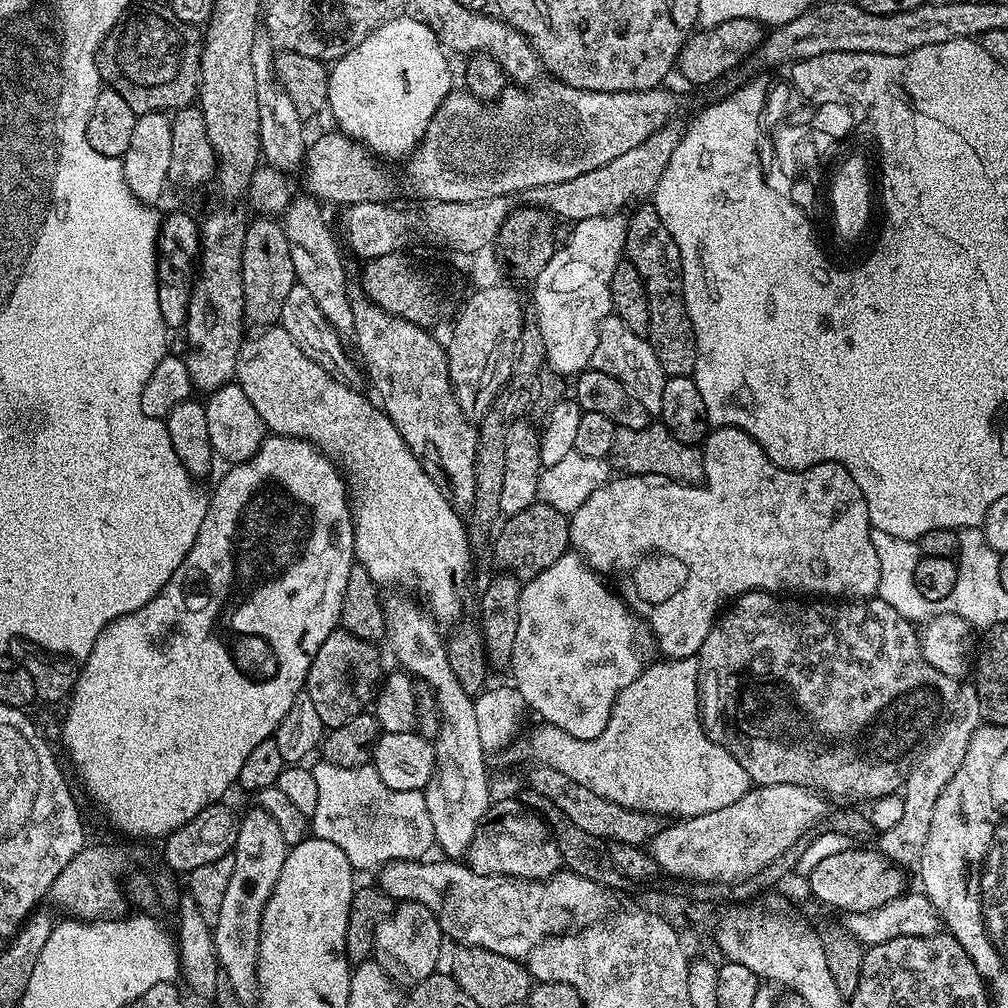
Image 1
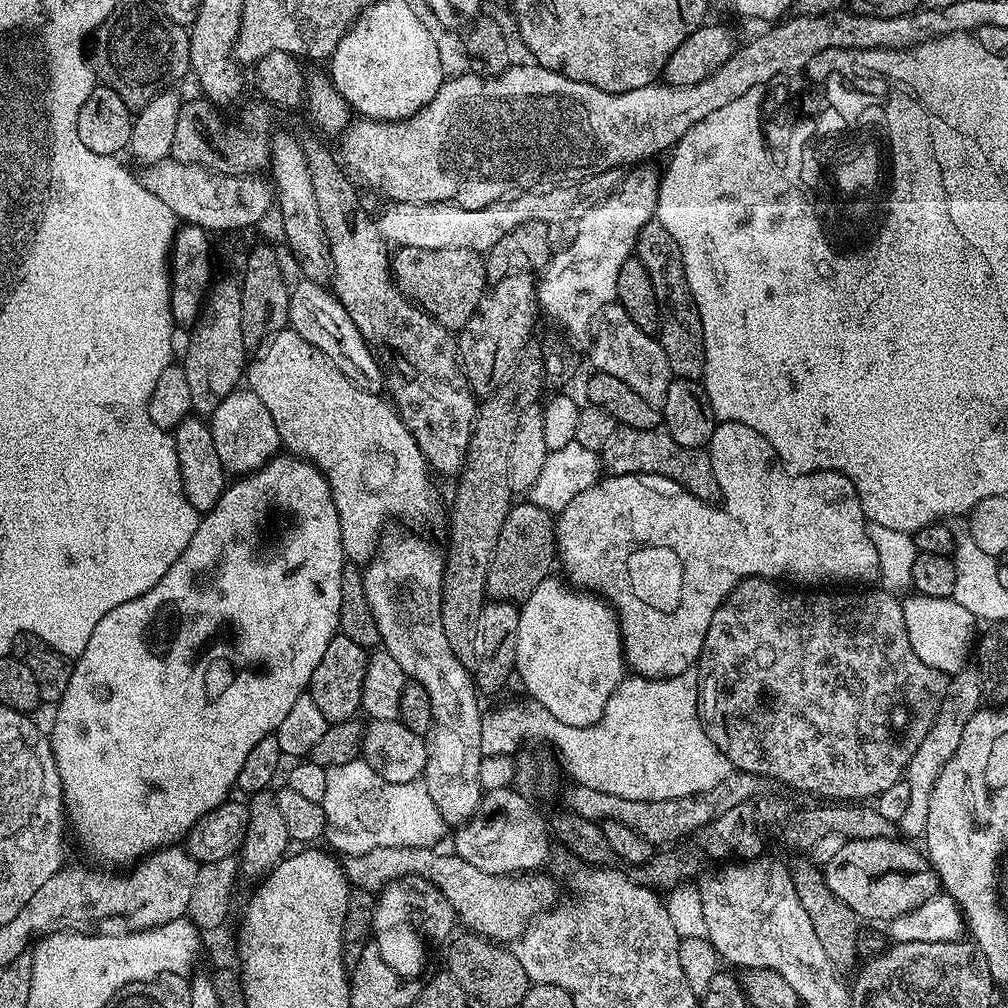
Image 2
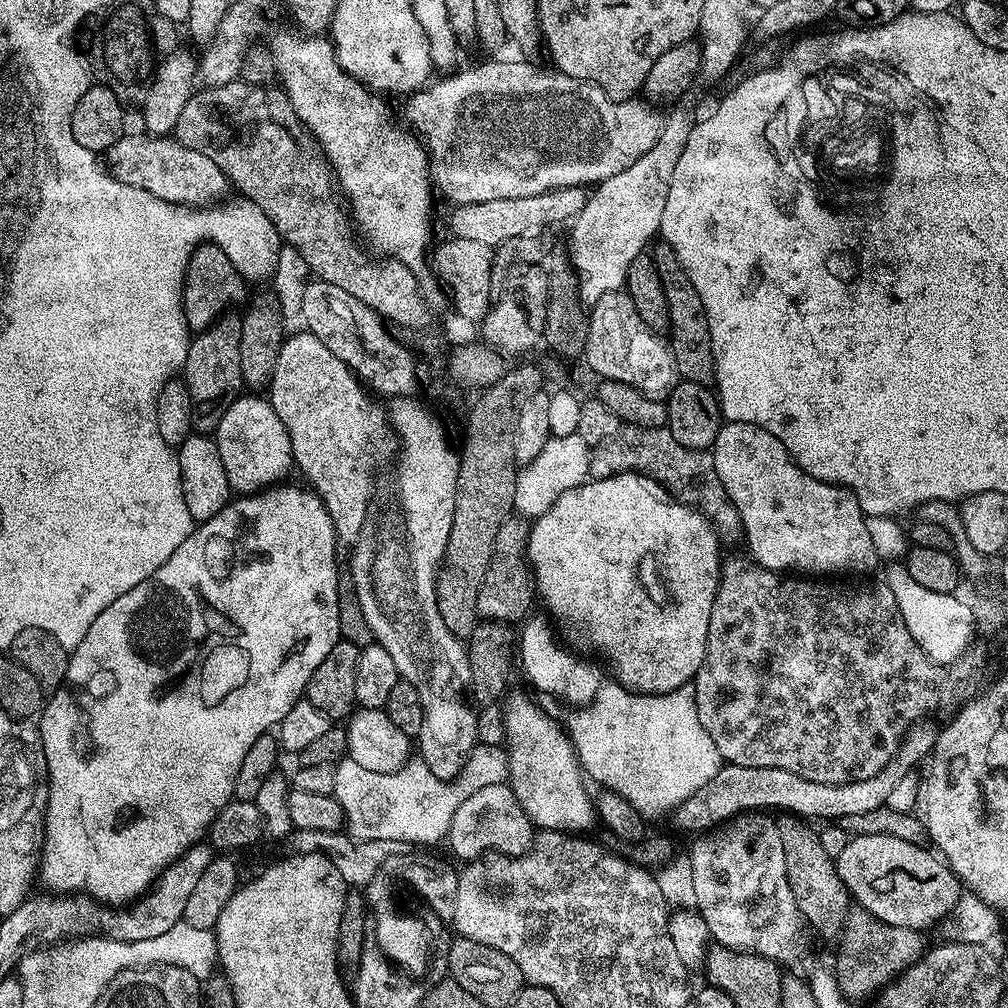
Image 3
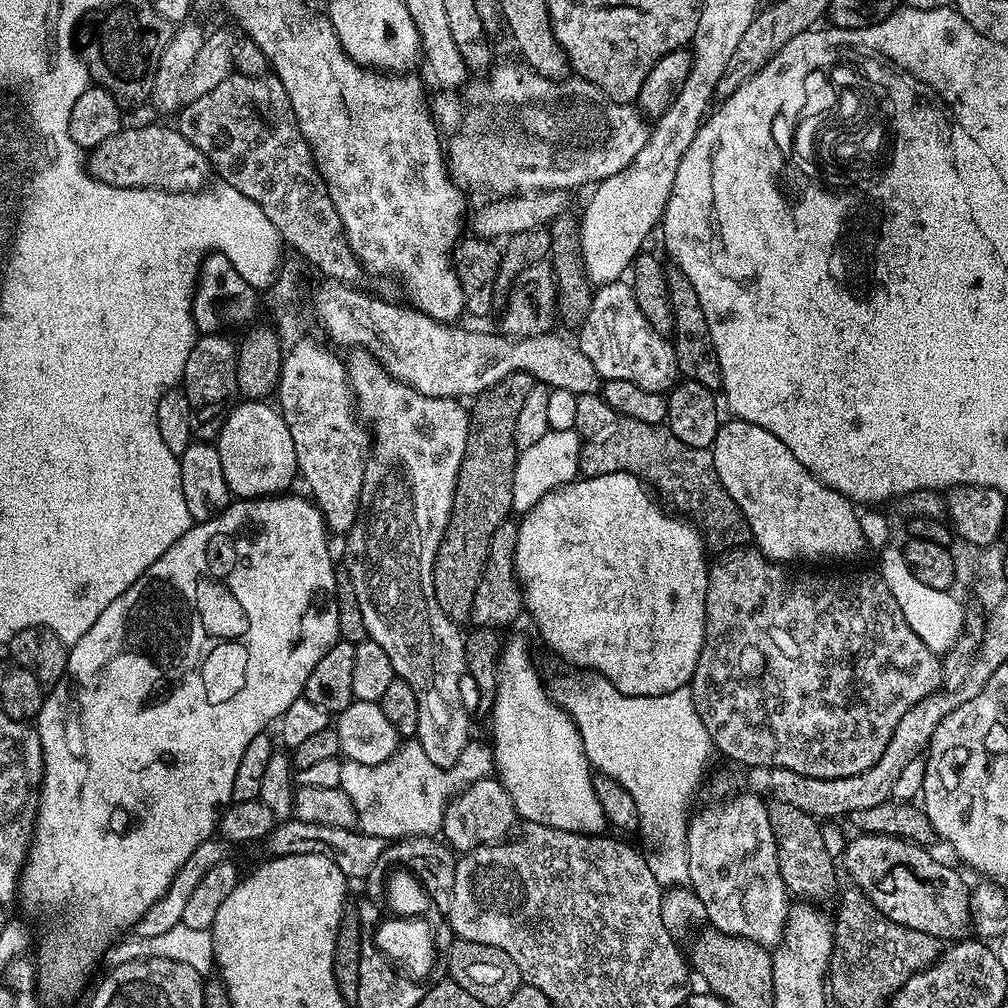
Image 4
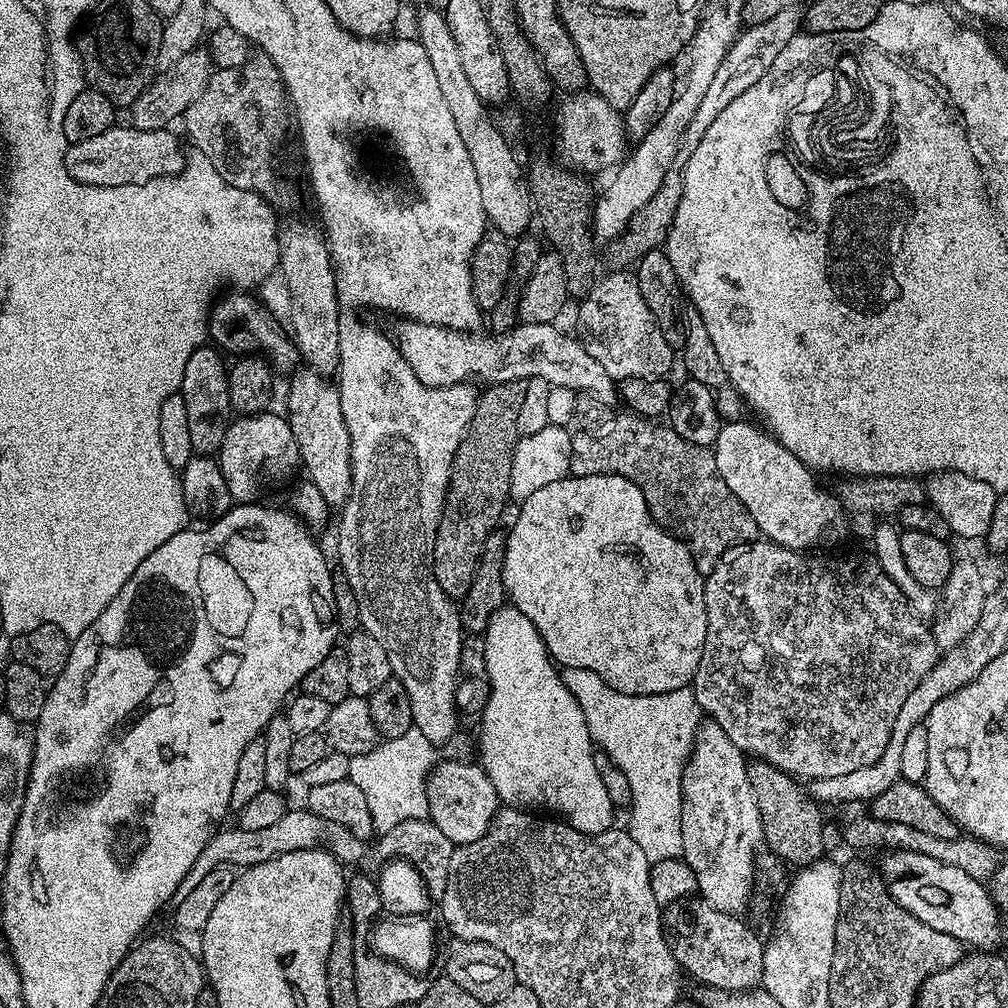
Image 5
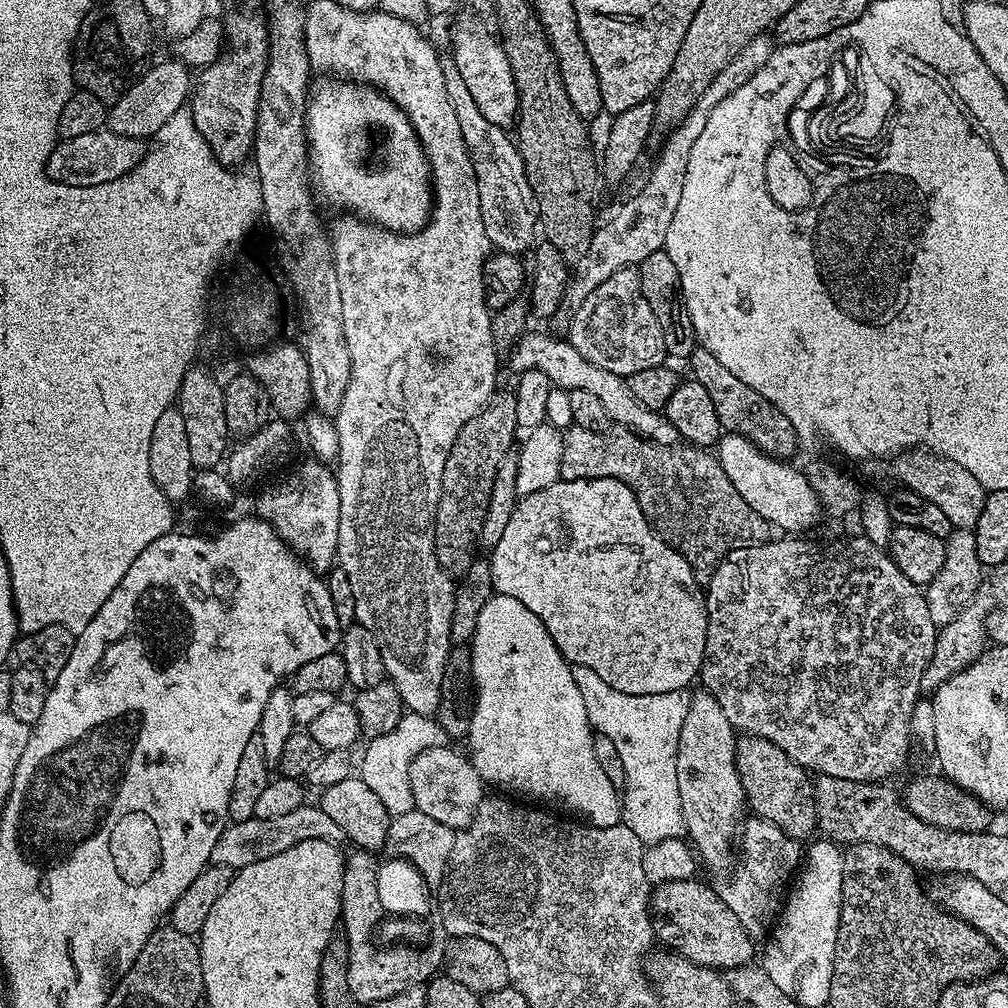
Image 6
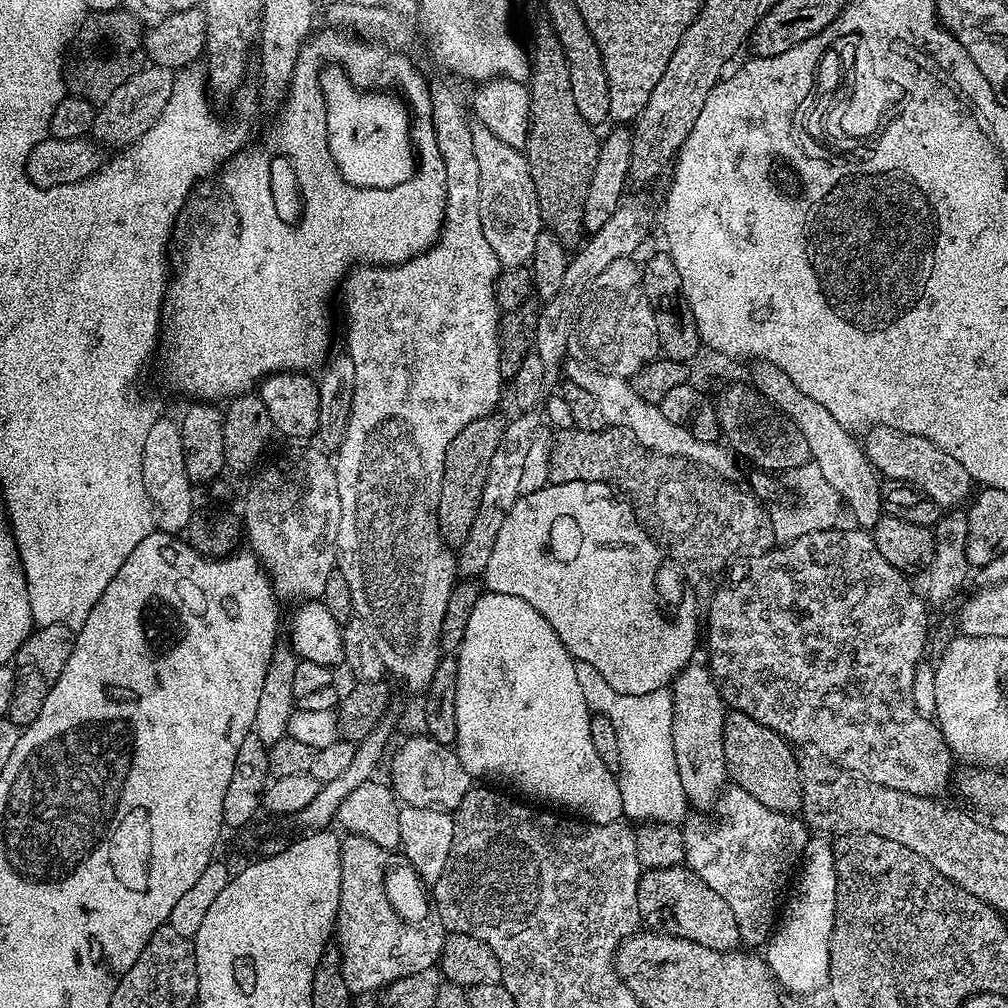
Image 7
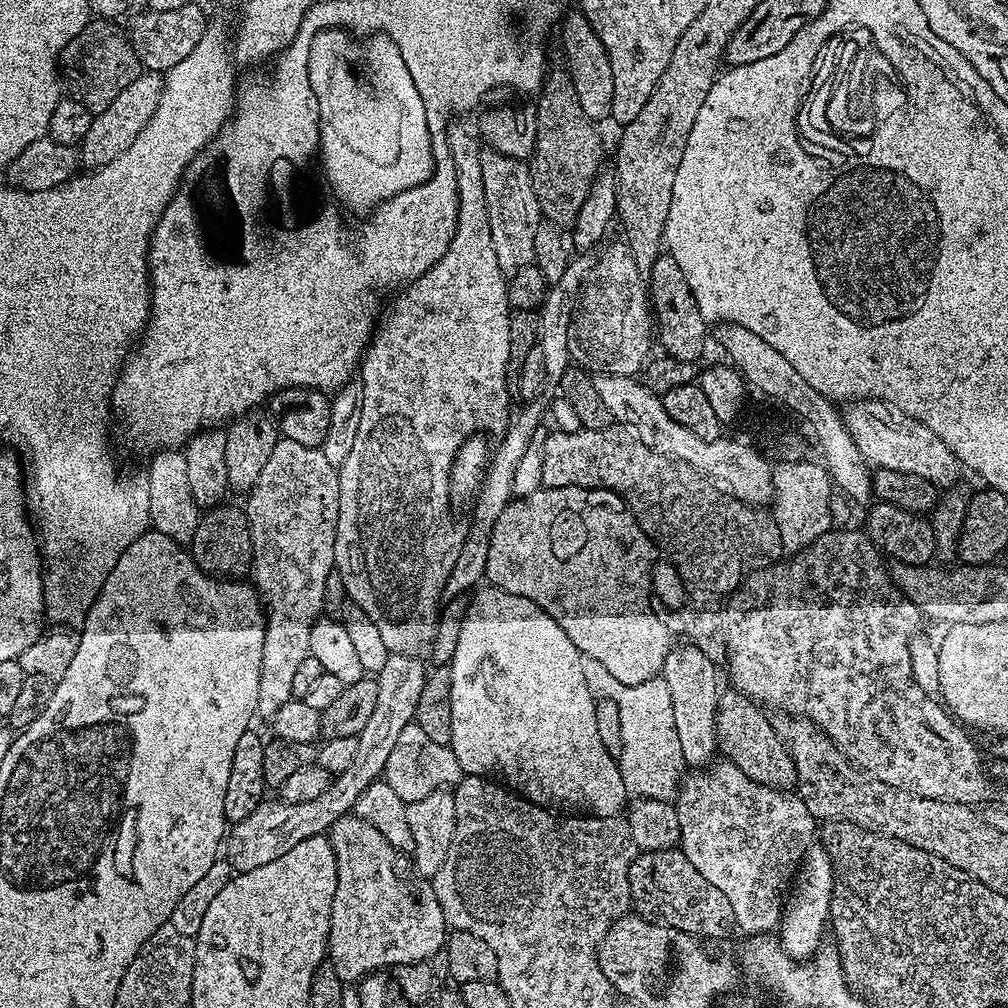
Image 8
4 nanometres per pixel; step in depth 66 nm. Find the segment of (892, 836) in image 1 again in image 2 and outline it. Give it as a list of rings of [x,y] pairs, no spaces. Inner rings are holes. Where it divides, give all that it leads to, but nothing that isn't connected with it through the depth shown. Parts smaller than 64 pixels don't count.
[[[967,668],[951,677],[947,696],[939,708],[936,721],[930,726],[926,738],[922,738],[922,746],[918,746],[918,750],[914,750],[914,758],[910,758],[906,769],[906,781],[910,788],[910,804],[906,809],[906,814],[902,815],[898,823],[899,831],[905,832],[905,834],[903,833],[905,837],[923,837],[926,830],[926,818],[930,814],[930,794],[934,794],[934,782],[938,782],[938,774],[942,774],[946,762],[950,762],[950,758],[958,750],[958,742],[962,742],[962,730],[966,726],[966,722],[970,722],[972,715],[979,711],[983,696],[977,669]]]

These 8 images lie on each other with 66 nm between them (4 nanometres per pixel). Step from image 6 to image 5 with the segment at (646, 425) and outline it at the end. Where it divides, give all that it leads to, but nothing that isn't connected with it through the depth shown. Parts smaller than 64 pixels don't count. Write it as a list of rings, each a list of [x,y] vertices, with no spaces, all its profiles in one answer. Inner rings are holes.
[[[409,320],[399,324],[397,332],[394,332],[397,348],[419,381],[431,388],[476,380],[487,386],[538,377],[551,386],[569,387],[577,393],[594,394],[594,398],[610,405],[617,403],[617,381],[606,374],[606,369],[595,358],[590,358],[589,352],[577,337],[564,334],[553,323],[522,322],[505,334],[486,336]]]

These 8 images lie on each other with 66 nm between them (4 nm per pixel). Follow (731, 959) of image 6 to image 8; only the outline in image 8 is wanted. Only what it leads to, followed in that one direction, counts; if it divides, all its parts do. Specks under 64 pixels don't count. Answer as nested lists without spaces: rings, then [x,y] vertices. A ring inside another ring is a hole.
[[[676,848],[661,852],[641,851],[628,868],[628,877],[635,911],[645,920],[701,937],[724,936],[728,931],[733,931],[736,919],[726,894],[722,894],[718,886],[710,886],[710,882],[694,870],[690,858]]]

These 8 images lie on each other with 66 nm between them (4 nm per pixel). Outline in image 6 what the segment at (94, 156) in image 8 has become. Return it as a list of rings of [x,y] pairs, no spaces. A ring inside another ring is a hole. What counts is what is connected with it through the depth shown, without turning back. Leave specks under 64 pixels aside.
[[[175,58],[154,64],[111,101],[106,112],[107,131],[129,136],[135,140],[152,138],[158,130],[162,130],[166,122],[170,122],[170,118],[176,112],[185,107],[194,84],[193,77],[188,77],[190,75],[188,65]]]

